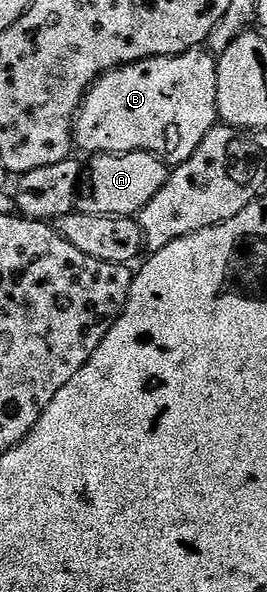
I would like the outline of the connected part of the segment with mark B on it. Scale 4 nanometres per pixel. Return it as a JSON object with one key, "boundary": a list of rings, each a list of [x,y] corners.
{"boundary":[[[196,50],[184,56],[154,56],[126,64],[123,68],[114,68],[91,85],[75,117],[73,140],[90,154],[152,152],[160,160],[174,166],[183,164],[197,150],[197,146],[201,146],[205,134],[216,127],[218,115],[217,60],[210,51]]]}

